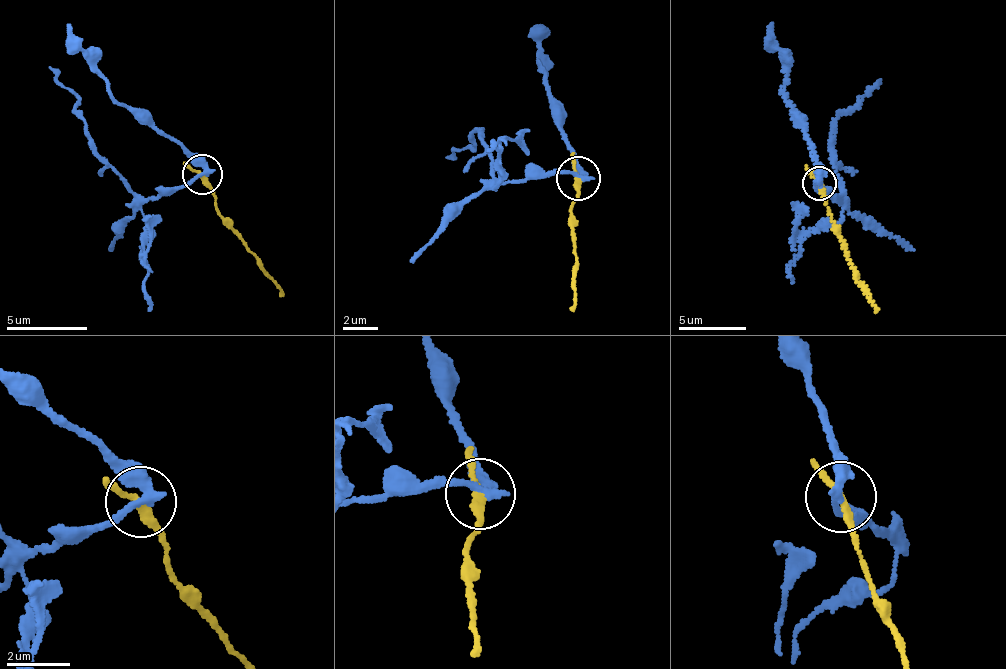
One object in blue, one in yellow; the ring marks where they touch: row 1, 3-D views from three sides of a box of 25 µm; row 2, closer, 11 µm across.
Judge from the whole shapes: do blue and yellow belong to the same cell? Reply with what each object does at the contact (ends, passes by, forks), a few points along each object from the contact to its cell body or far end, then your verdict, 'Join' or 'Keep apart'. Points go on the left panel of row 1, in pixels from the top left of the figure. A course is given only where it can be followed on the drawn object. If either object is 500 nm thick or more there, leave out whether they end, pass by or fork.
At the ring blue passes by. At the ring yellow passes by. Course of blue: (203, 173), (186, 185), (140, 195), (96, 150), (73, 96), (49, 67). Course of yellow: (203, 173), (223, 221), (259, 259), (278, 297). Keep apart

